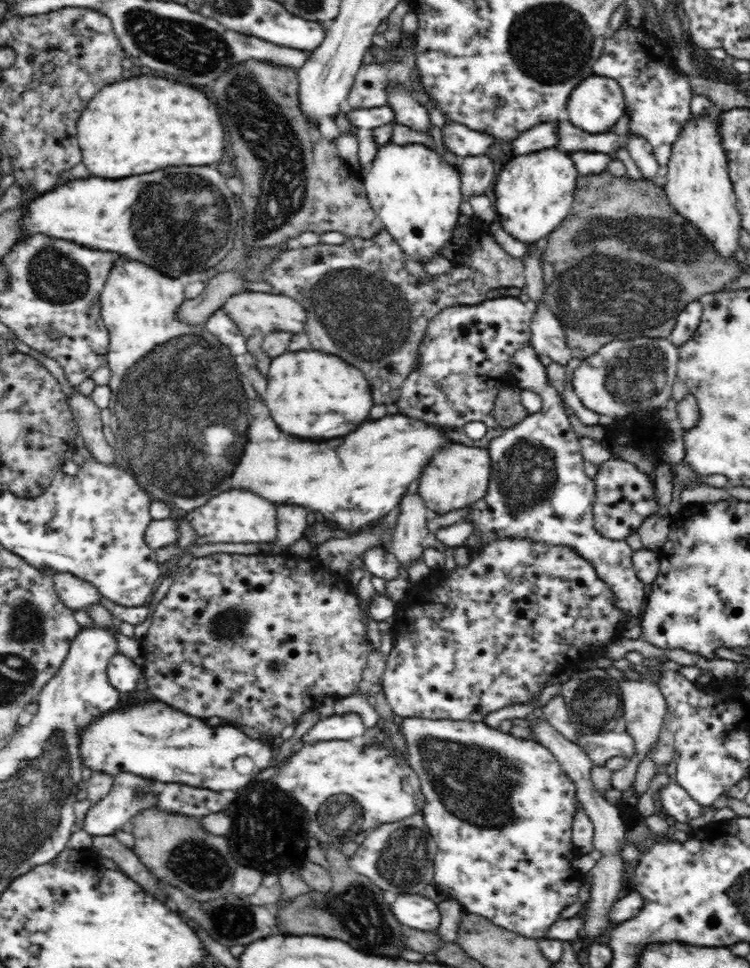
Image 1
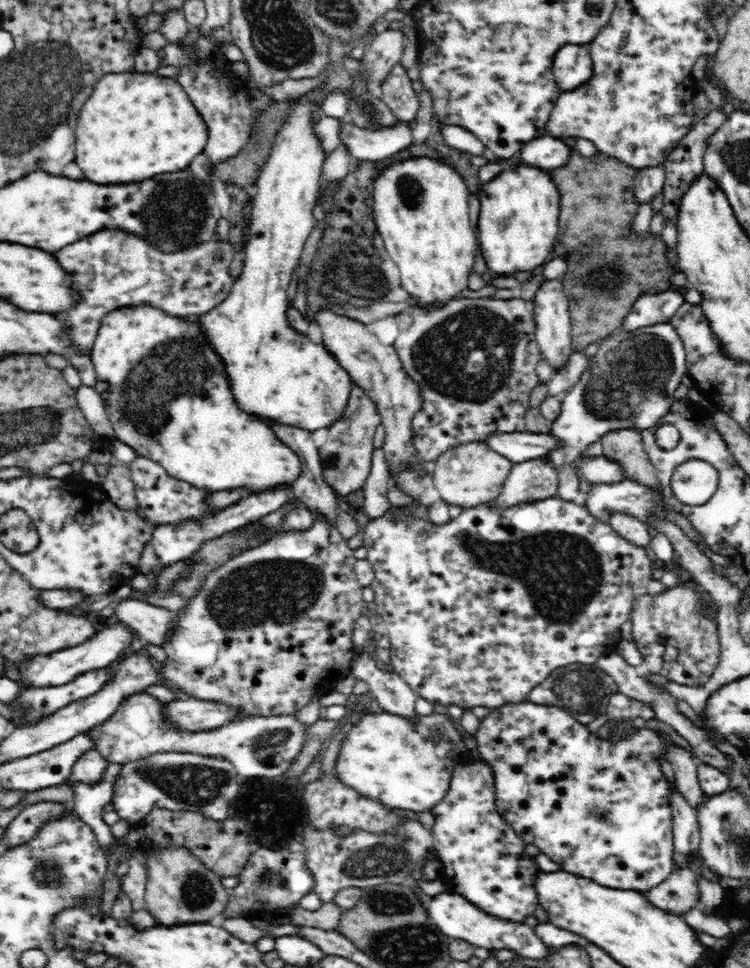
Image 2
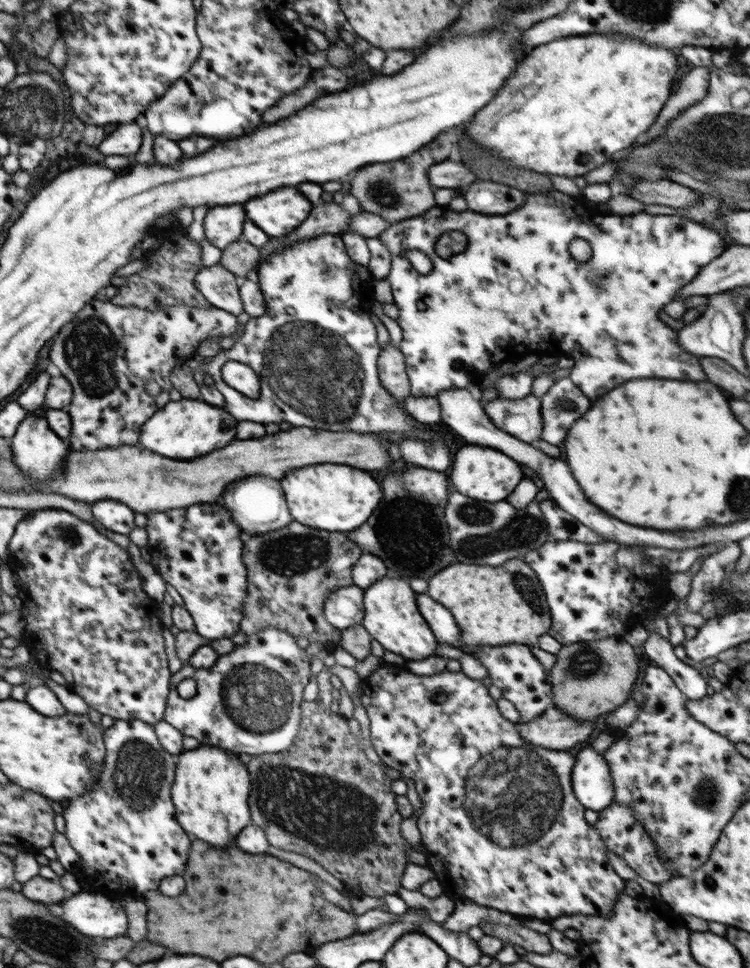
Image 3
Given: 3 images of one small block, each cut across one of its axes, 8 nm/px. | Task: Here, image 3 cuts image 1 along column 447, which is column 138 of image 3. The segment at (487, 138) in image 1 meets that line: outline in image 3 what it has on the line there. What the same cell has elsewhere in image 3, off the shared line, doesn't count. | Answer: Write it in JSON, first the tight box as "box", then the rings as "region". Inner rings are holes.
{"box":[98,122,142,157],"region":[[[137,122],[117,125],[112,133],[105,135],[98,148],[103,157],[112,154],[128,157],[140,150],[142,134]]]}

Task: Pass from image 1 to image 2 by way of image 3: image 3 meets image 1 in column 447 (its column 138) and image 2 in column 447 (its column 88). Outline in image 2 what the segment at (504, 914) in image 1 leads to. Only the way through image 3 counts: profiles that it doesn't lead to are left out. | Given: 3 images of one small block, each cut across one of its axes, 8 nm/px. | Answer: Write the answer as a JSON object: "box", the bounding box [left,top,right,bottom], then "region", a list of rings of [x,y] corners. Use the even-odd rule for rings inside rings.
{"box":[430,760,539,922],"region":[[[474,760],[460,764],[446,796],[430,810],[434,815],[433,850],[441,868],[439,878],[449,892],[461,894],[490,916],[524,922],[538,906],[534,876],[539,870],[533,856],[524,852],[525,842],[496,809],[494,771],[490,764]]]}

